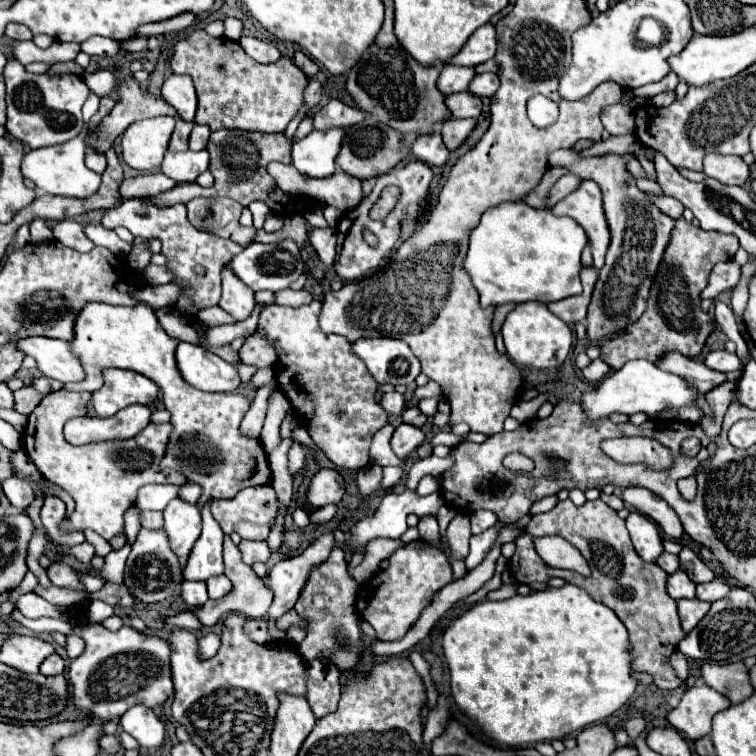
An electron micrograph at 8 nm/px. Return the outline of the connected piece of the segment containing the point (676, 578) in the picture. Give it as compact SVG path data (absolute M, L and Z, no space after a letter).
M675 571L667 579L667 593L673 599L693 599L695 597L695 583L683 571Z

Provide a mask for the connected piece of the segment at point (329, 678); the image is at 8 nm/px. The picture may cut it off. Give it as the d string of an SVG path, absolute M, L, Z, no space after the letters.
M309 661L307 673L309 673L307 701L311 705L313 715L317 719L321 719L321 717L337 711L337 703L339 703L339 695L341 695L339 669L333 663Z

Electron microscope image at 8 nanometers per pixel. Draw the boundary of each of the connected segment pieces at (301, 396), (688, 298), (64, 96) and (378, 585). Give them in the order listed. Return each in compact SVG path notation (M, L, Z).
M313 299L309 305L303 307L281 307L281 305L263 305L259 313L257 331L273 343L277 351L277 363L275 363L275 377L279 383L279 389L287 393L289 403L297 417L301 419L301 425L307 429L311 439L319 449L327 453L327 457L345 469L357 471L369 465L369 445L373 433L377 433L383 425L387 425L387 413L377 403L377 381L369 375L365 363L357 359L351 353L351 343L343 335L325 335L319 329L319 315L321 315L321 301Z
M677 219L671 235L671 243L655 275L655 285L651 287L647 311L641 315L641 319L637 319L625 329L625 335L621 333L601 343L601 359L611 369L621 369L625 361L633 361L633 359L647 359L655 363L665 351L673 351L673 349L681 351L687 357L699 355L705 345L705 339L713 331L713 323L709 315L701 311L699 293L705 289L713 265L719 261L733 259L737 249L739 249L739 239L735 235L703 231L701 227Z
M9 59L3 71L3 79L7 85L7 131L27 143L31 149L49 147L65 143L77 137L83 131L83 115L81 107L89 99L91 91L79 75L35 75L25 71L21 63Z
M411 541L399 547L389 557L389 567L383 575L375 575L369 585L361 585L357 595L357 613L373 625L377 639L397 641L403 639L411 625L421 617L423 609L431 605L437 591L453 581L453 569L441 549Z

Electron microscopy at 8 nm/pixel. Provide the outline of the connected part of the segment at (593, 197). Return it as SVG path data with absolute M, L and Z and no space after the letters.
M593 181L581 183L575 193L567 195L555 207L551 207L551 213L557 217L567 215L585 229L593 247L593 265L601 269L609 249L609 225L605 219L601 187Z

